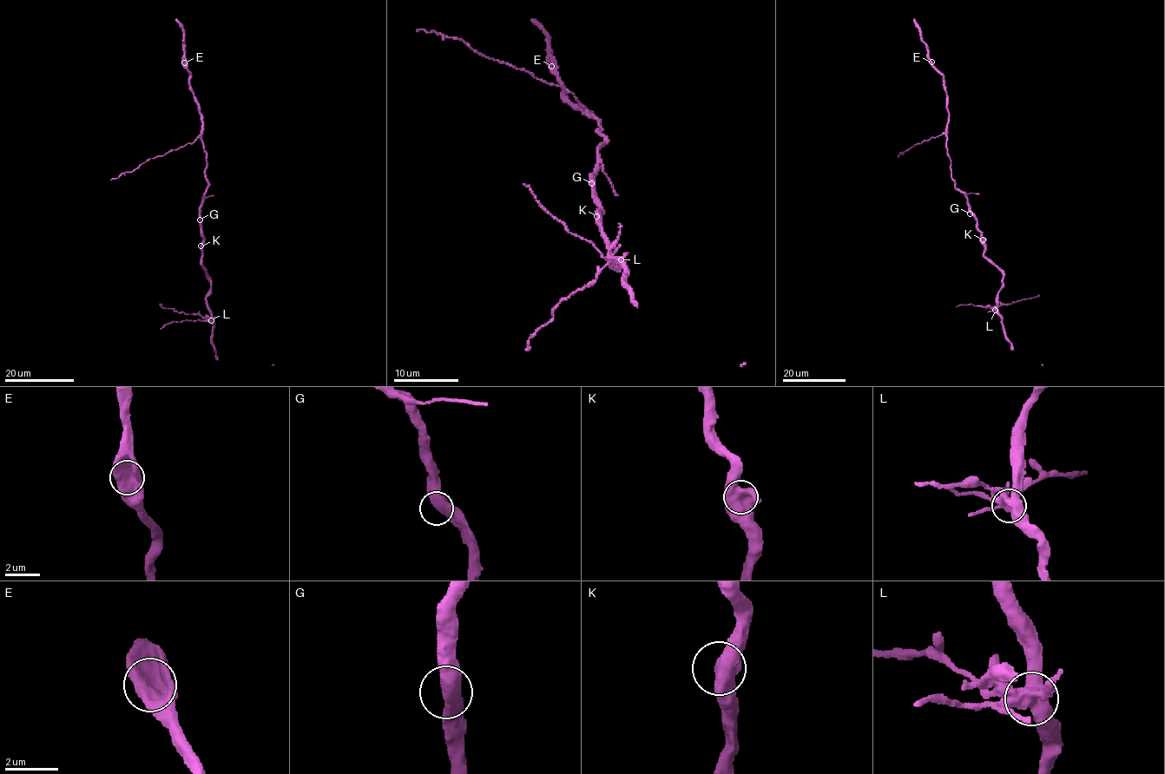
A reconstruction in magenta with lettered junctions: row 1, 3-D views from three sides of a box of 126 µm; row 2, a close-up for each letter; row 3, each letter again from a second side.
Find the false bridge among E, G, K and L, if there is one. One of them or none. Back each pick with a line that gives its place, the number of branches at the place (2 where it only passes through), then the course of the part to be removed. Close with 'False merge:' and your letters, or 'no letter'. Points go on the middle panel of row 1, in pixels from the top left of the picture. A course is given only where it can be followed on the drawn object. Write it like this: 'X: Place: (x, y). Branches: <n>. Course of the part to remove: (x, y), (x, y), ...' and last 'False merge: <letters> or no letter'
L: Place: (621, 259). Branches: 4. Course of the part to remove: (621, 260), (614, 259), (594, 280), (578, 288), (556, 306), (553, 317), (529, 339), (529, 347), (525, 350)
False merge: L

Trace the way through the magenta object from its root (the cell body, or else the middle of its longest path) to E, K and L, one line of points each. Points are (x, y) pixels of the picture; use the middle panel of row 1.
E: (595, 186), (596, 152), (604, 141), (599, 132), (599, 121), (564, 97), (563, 86), (551, 66)
K: (595, 186), (595, 204), (602, 212), (596, 216)
L: (595, 186), (595, 204), (602, 213), (601, 236), (606, 243), (608, 256), (619, 268), (611, 264), (621, 260)

